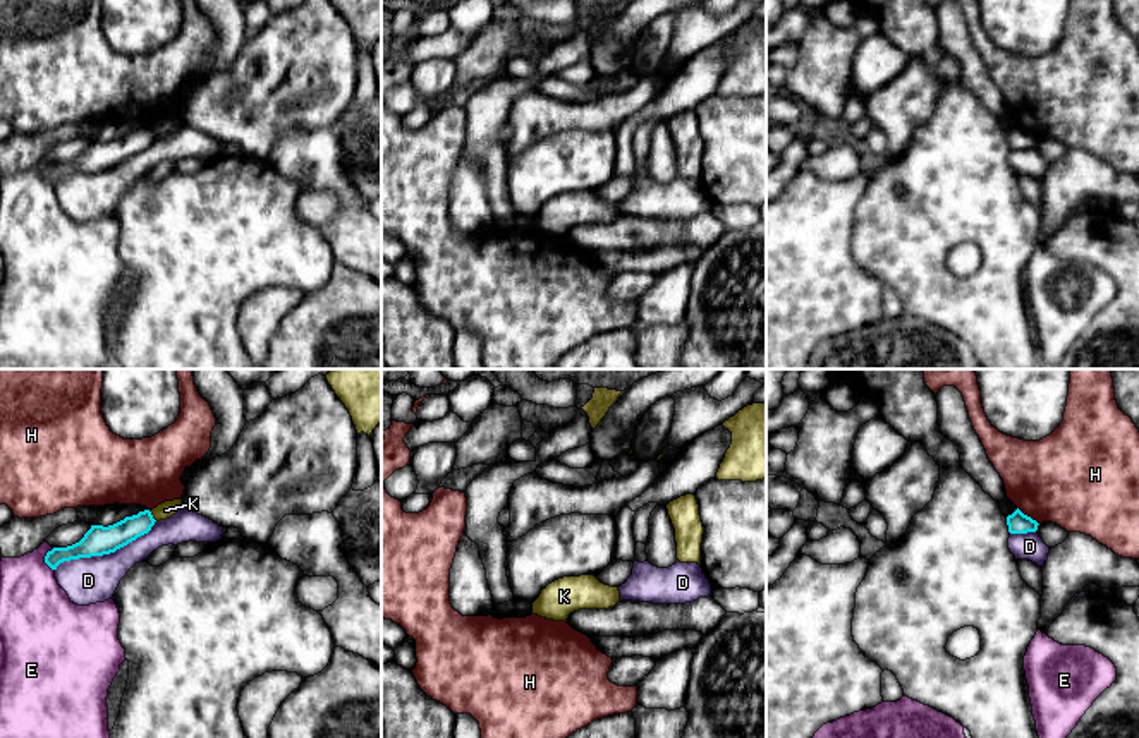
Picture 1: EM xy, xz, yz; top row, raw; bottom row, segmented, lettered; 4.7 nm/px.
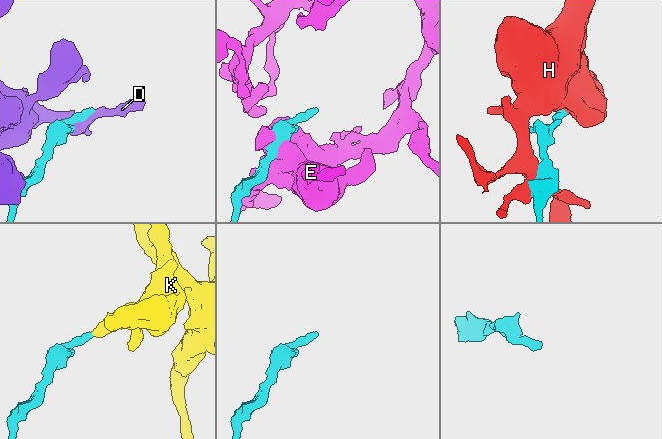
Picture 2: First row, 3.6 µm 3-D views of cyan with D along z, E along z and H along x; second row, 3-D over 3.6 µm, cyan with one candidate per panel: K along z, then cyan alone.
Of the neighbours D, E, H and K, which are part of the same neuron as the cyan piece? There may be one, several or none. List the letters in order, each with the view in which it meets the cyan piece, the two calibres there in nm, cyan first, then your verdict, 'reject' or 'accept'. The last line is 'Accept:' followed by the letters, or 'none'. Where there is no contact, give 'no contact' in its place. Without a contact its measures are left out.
D: xy | 140/220 nm | reject
E: xy | 130/340 nm | reject
H: yz | 100/420 nm | reject
K: xy | 130/80 nm | reject
Accept: none

